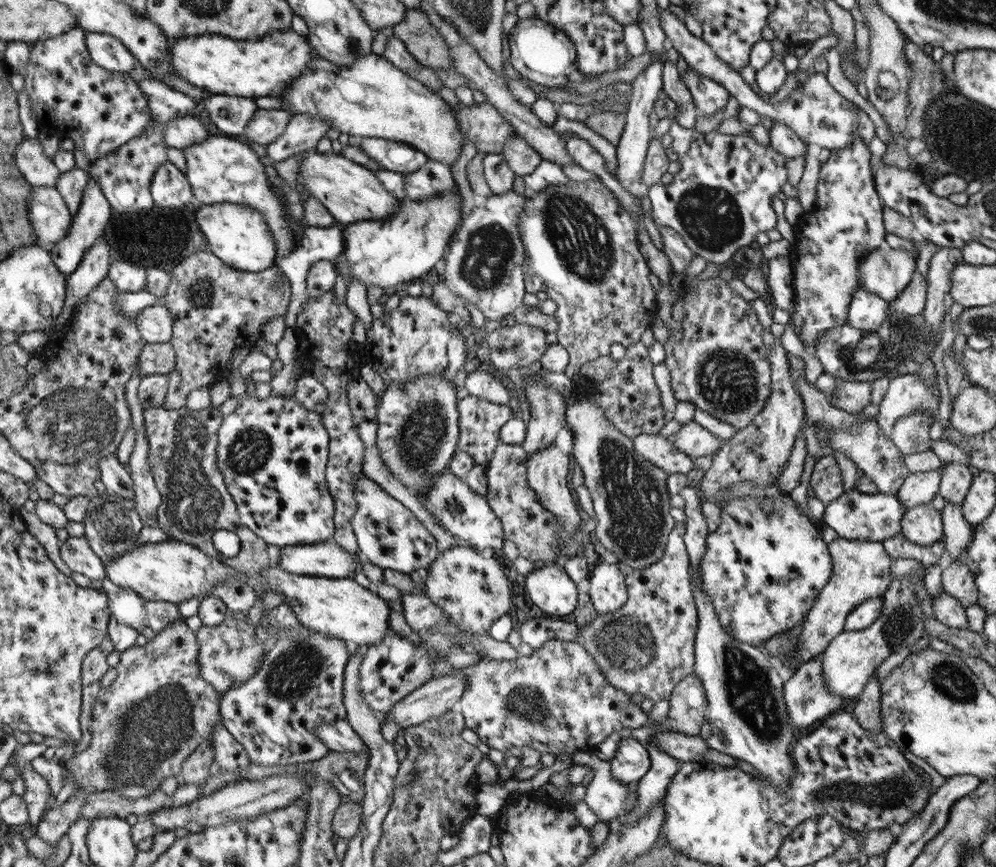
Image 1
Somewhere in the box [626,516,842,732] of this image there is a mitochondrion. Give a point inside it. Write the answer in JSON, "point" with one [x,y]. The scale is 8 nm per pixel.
{"point":[784,649]}

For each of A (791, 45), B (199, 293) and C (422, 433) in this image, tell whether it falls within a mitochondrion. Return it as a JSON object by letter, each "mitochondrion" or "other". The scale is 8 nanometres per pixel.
{"A":"other","B":"mitochondrion","C":"mitochondrion"}

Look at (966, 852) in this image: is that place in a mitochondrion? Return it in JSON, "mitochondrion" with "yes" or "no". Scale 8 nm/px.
{"mitochondrion":"no"}

